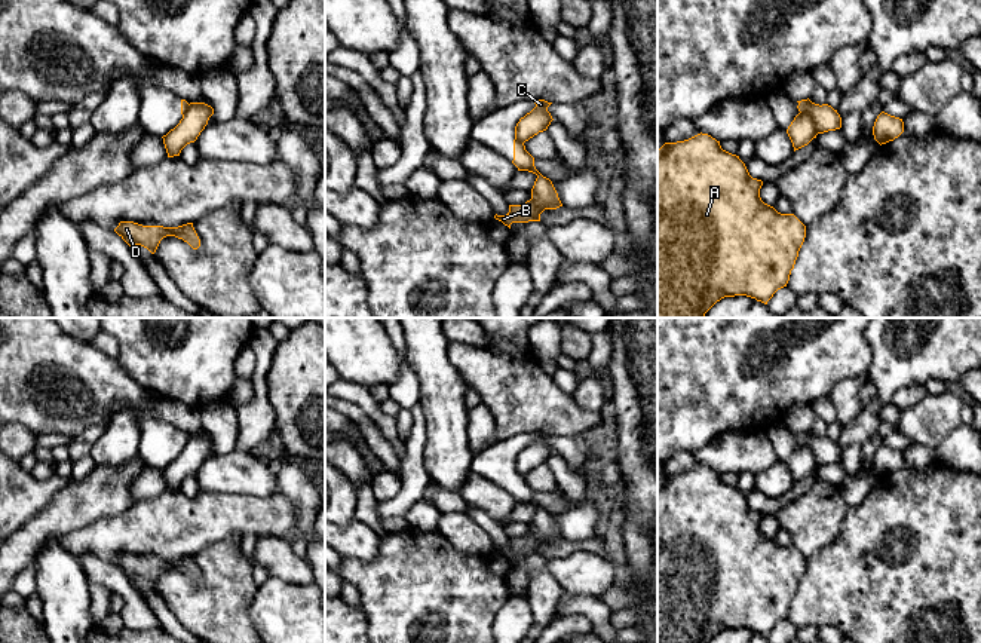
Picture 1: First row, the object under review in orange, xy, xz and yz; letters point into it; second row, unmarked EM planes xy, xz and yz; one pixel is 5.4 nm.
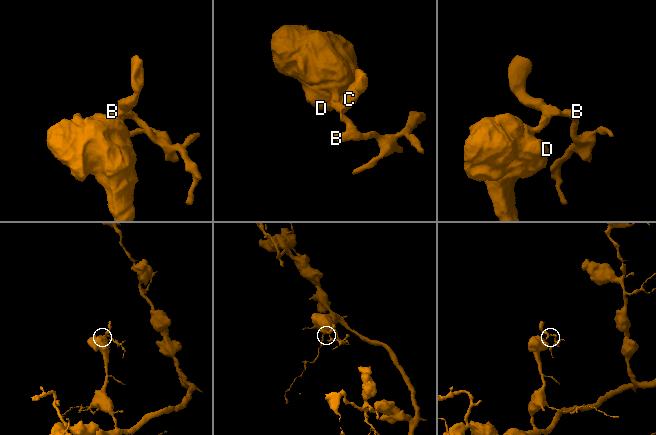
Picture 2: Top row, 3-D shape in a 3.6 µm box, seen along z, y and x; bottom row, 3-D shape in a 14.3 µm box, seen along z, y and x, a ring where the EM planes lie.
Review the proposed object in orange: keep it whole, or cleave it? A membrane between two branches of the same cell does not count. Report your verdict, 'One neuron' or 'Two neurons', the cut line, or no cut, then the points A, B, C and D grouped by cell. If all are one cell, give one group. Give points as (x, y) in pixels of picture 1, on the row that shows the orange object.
Two neurons. Split along yz (800, 112), (812, 119), (818, 132). Groups: A C D / B

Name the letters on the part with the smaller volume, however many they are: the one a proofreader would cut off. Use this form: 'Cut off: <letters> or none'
Cut off: B

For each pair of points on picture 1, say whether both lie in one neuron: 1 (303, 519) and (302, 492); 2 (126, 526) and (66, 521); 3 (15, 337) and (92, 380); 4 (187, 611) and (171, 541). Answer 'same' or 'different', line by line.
1: same
2: different
3: same
4: different

